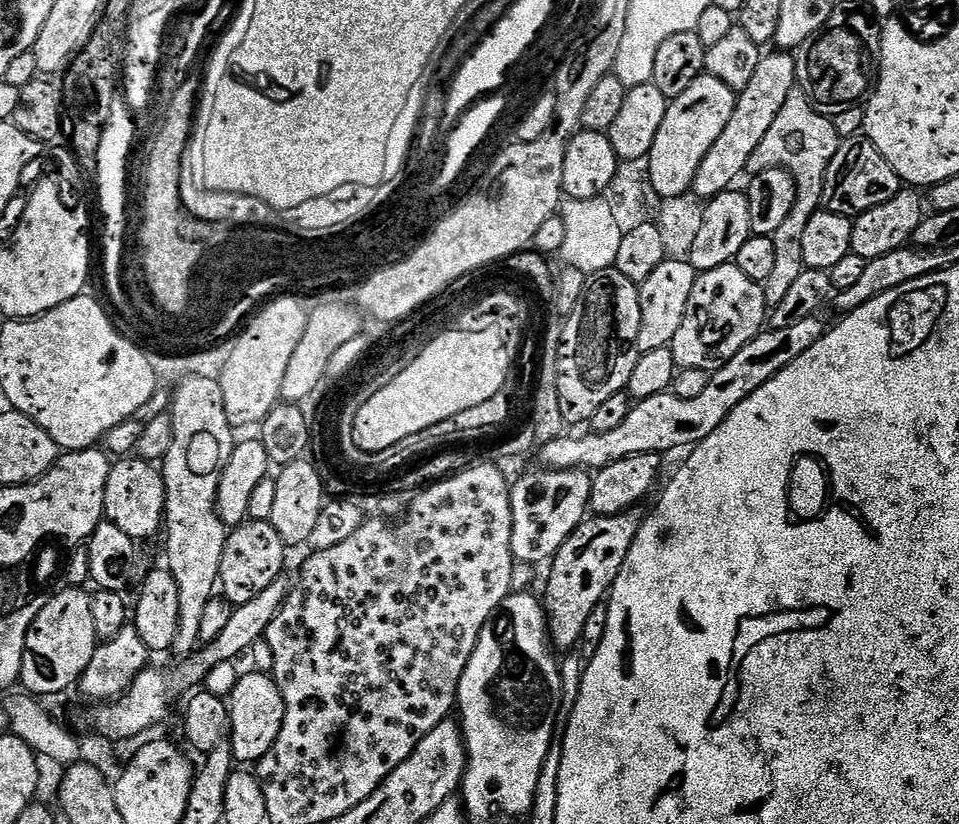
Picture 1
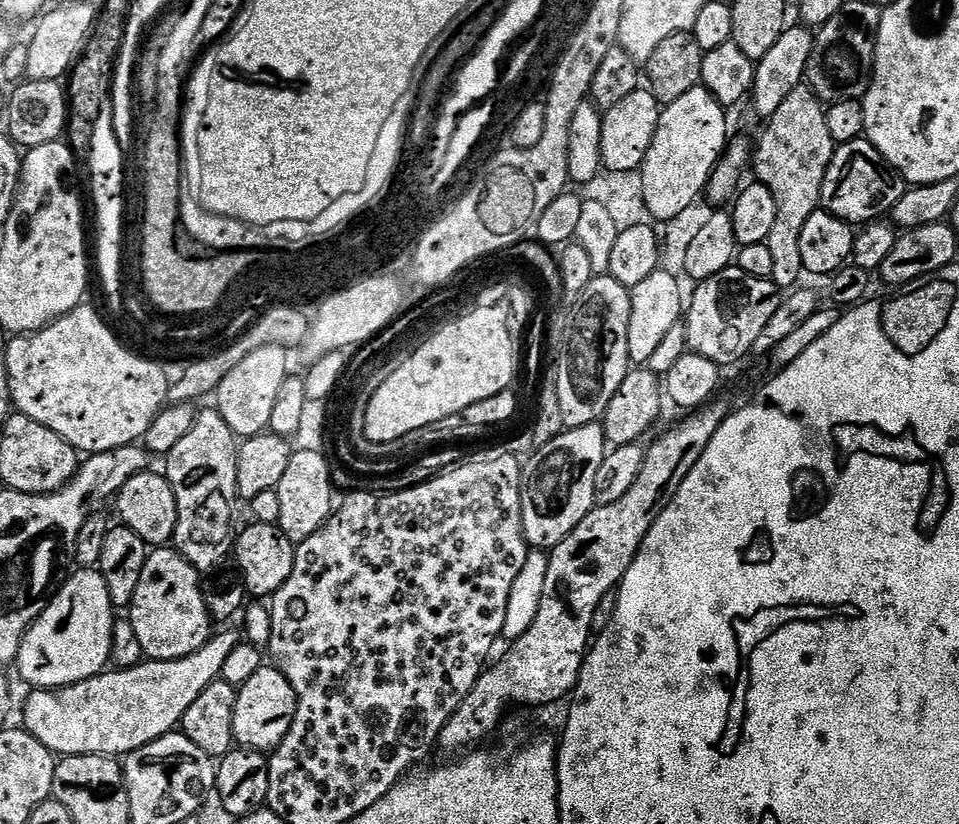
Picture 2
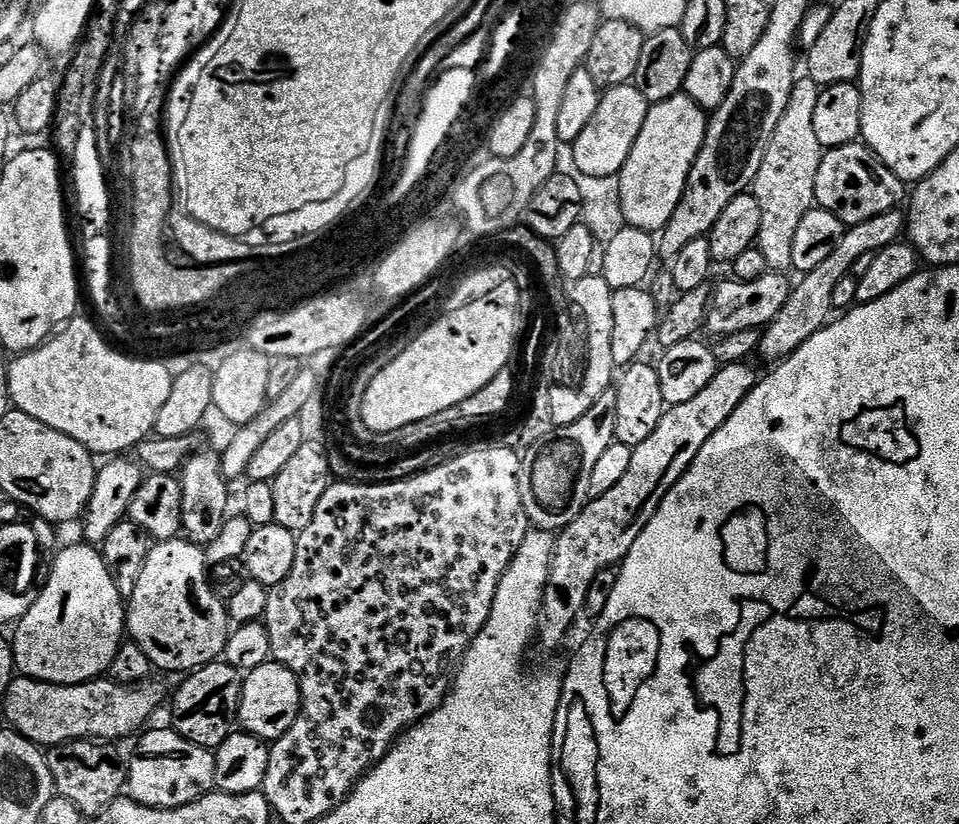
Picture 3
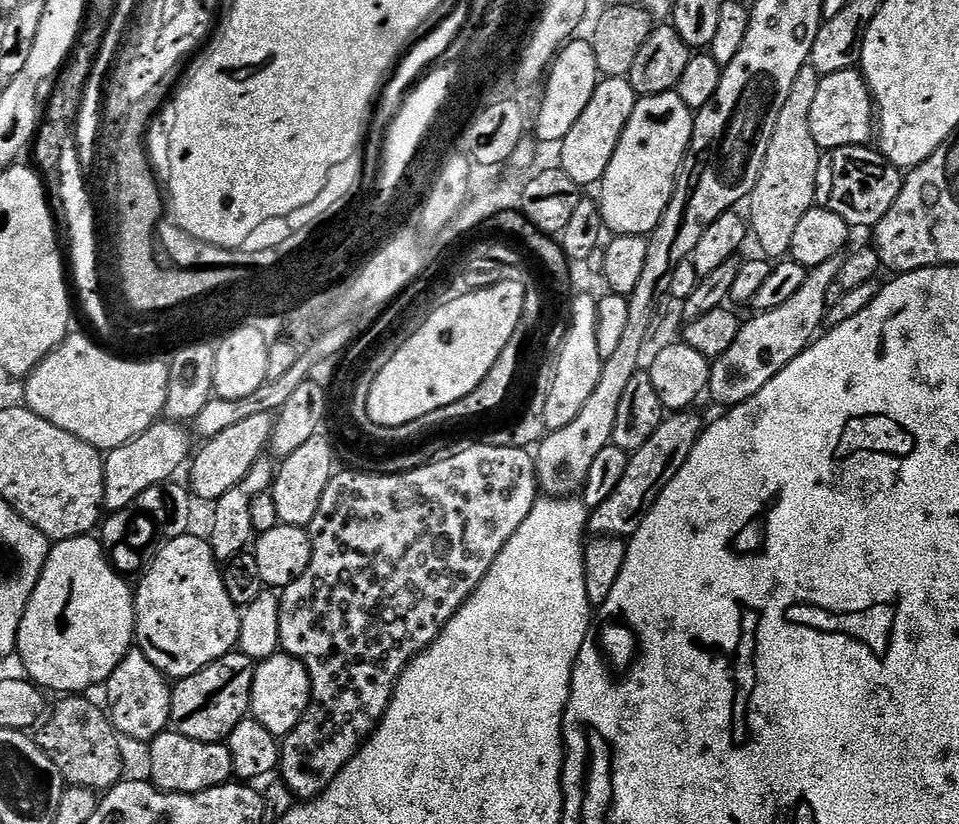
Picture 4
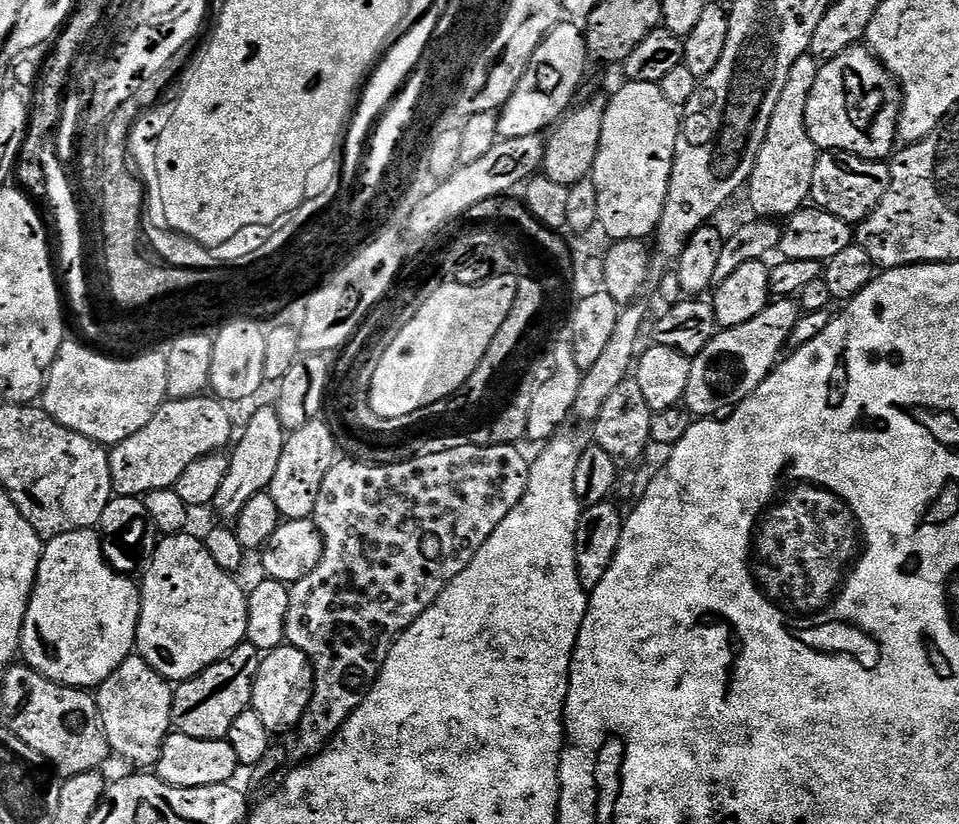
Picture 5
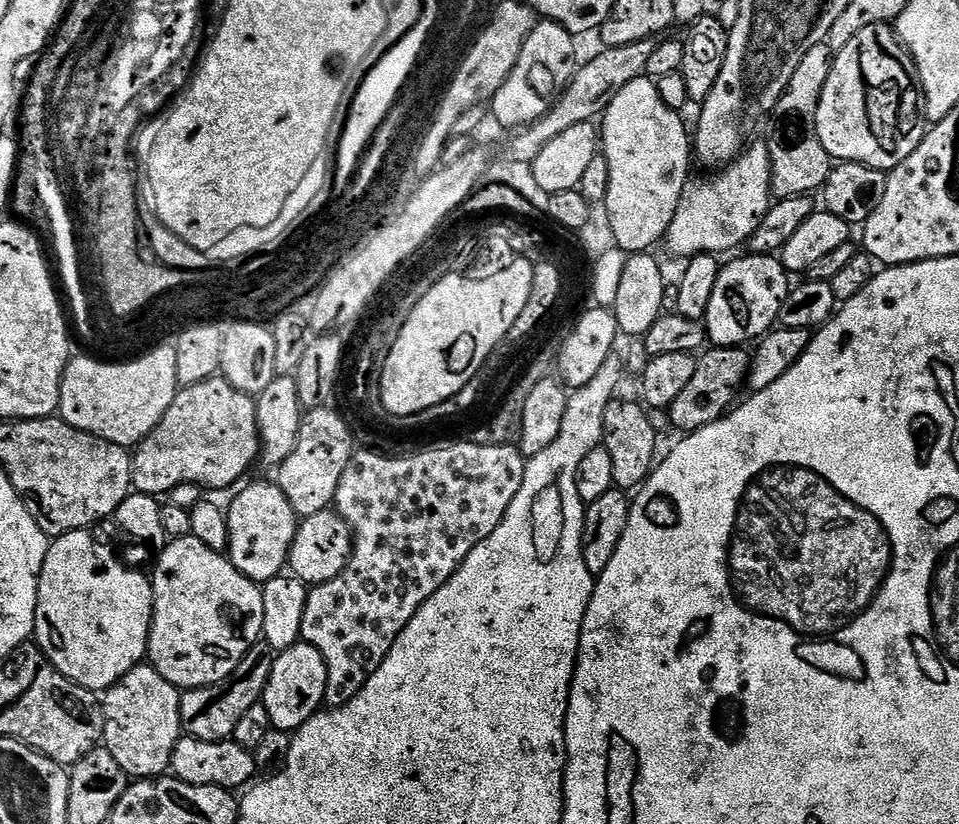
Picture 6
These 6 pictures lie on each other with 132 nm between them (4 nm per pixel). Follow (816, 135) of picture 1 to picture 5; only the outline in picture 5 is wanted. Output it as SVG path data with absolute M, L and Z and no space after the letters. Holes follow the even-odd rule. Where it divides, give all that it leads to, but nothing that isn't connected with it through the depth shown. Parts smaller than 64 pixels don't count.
M811 54L798 58L790 68L790 78L786 78L786 90L782 90L782 98L778 98L778 106L774 106L774 118L770 118L766 142L762 142L758 162L746 185L748 204L756 211L753 213L757 217L787 218L809 203L818 149L808 133L806 108L820 65L821 61Z

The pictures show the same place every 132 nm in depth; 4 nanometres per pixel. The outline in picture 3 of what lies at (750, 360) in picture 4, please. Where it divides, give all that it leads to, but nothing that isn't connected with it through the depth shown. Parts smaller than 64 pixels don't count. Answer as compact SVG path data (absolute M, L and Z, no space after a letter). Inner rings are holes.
M899 207L890 209L886 214L878 214L874 218L866 218L866 222L858 222L851 225L845 231L842 242L838 242L836 249L812 272L803 273L804 280L799 285L793 287L792 292L788 295L786 306L774 317L769 324L763 329L760 337L759 355L765 356L771 362L787 360L793 356L800 347L806 343L811 336L818 334L823 330L824 325L829 323L833 315L832 306L834 286L842 278L850 275L854 262L862 258L862 254L875 254L881 248L897 243L905 235L906 216Z

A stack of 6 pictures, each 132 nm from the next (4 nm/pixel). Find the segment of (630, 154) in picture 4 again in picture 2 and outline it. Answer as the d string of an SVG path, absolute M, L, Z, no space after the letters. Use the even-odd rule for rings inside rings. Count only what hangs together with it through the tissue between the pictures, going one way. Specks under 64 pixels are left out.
M702 86L686 90L678 102L663 105L658 130L654 130L654 142L650 142L644 165L638 170L642 178L642 198L653 221L676 220L699 196L701 199L705 195L712 171L730 139L728 120L724 116L727 116L726 109Z

